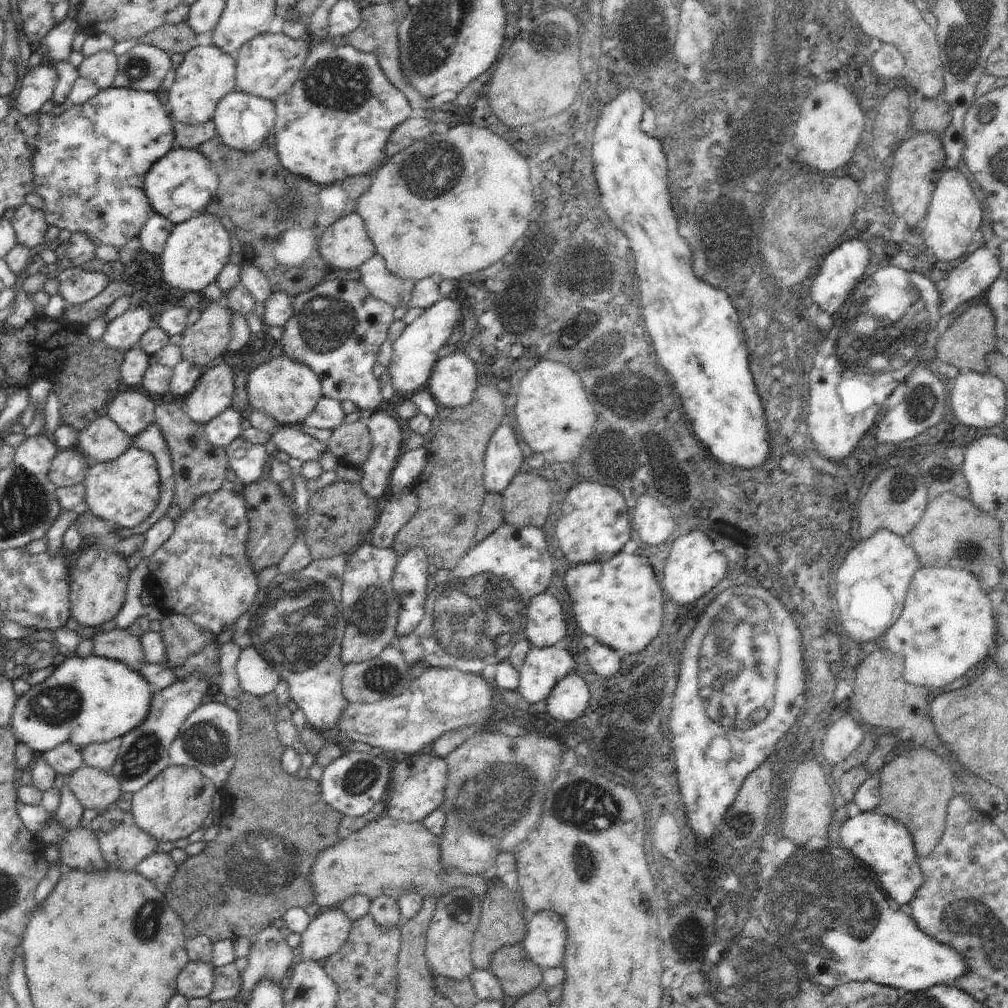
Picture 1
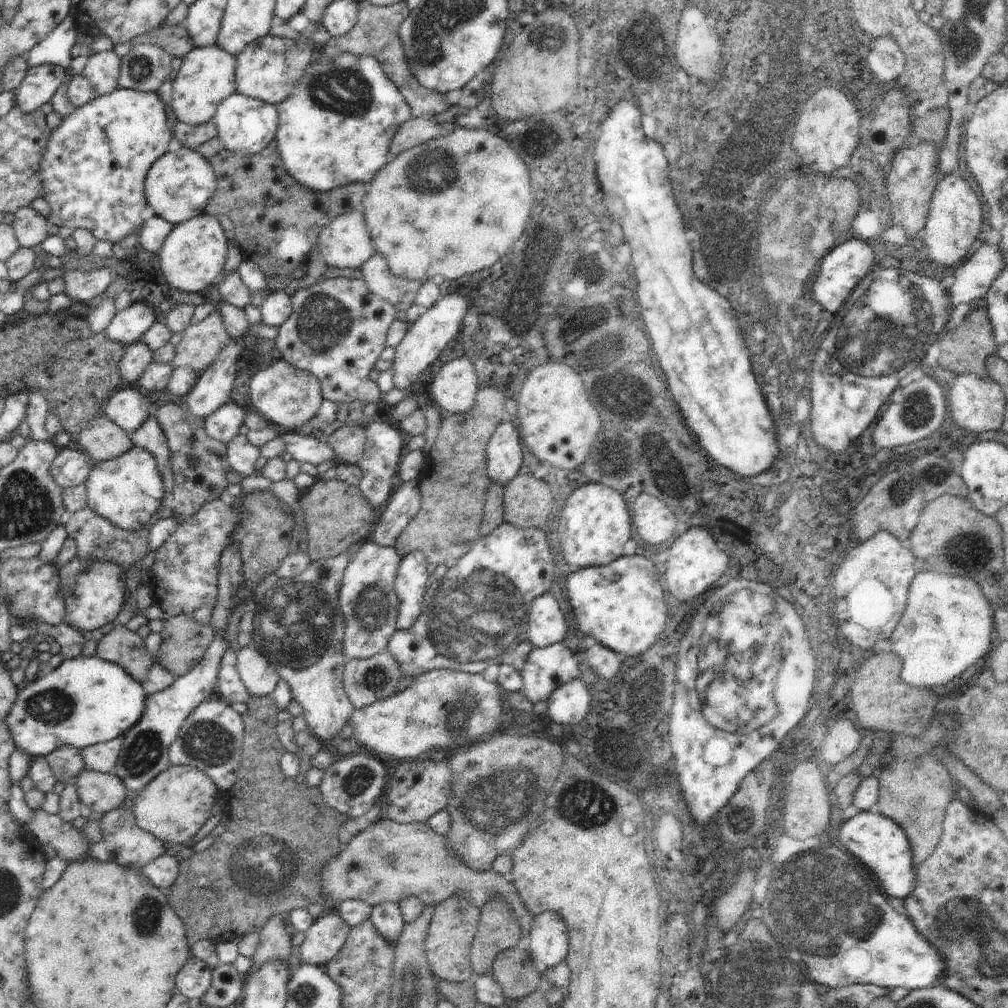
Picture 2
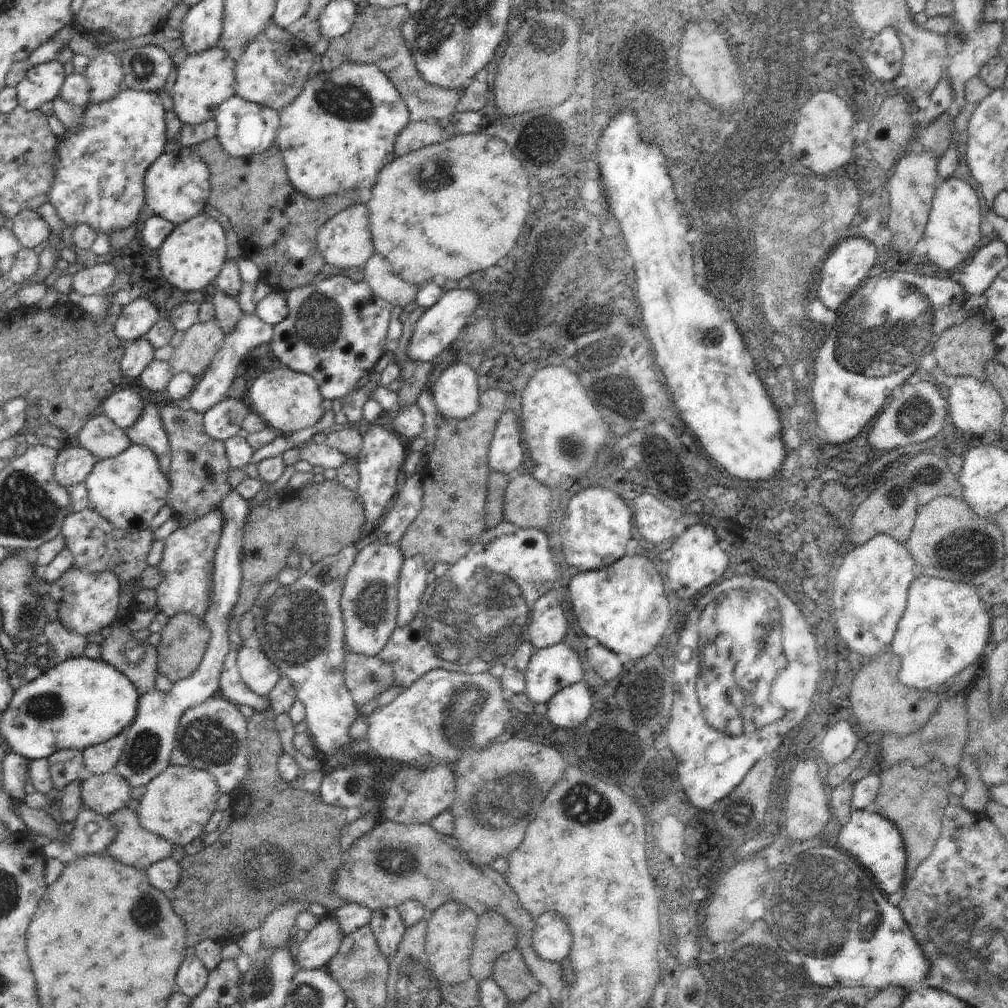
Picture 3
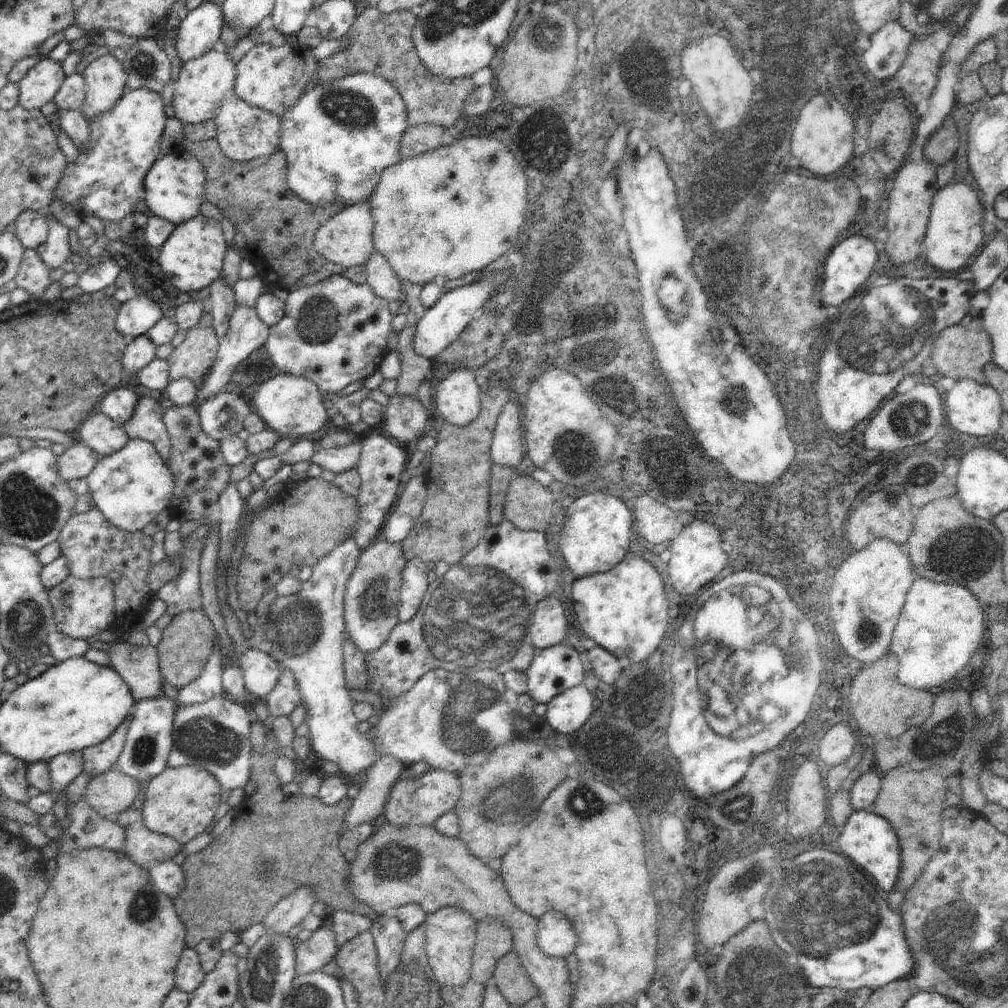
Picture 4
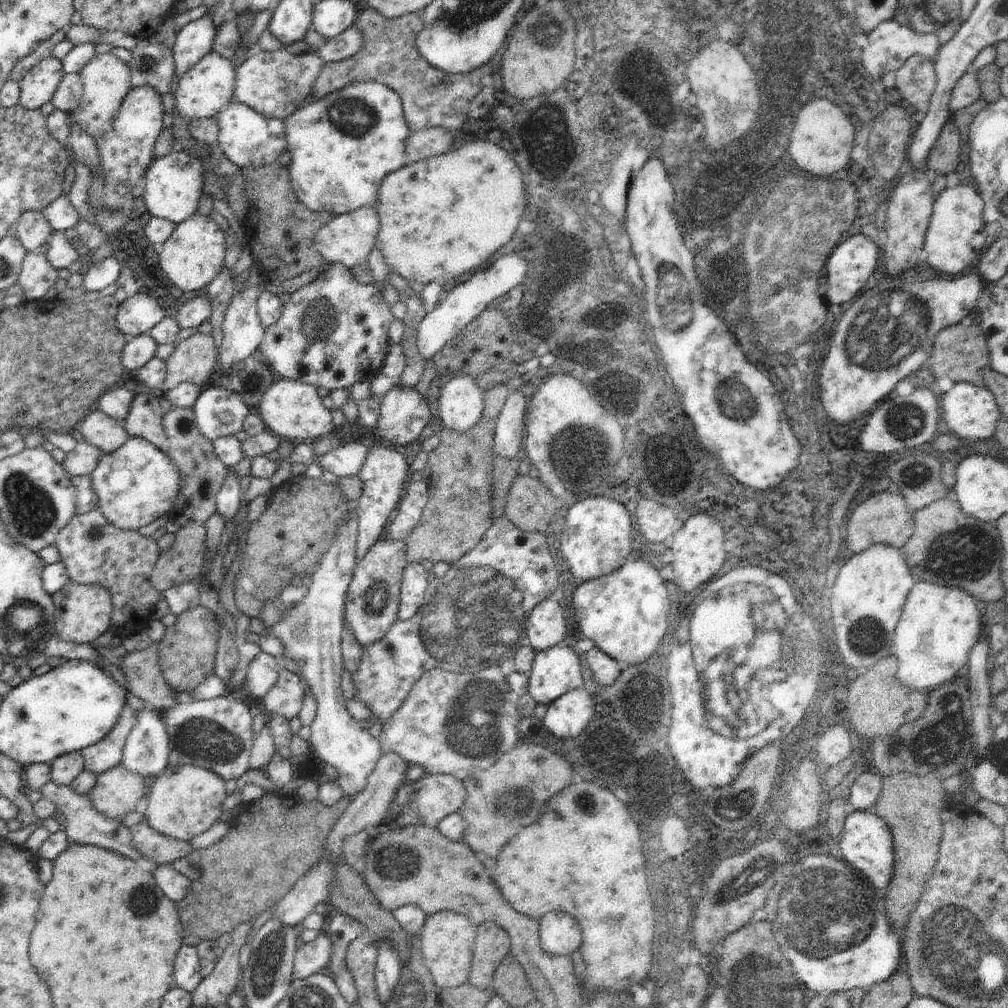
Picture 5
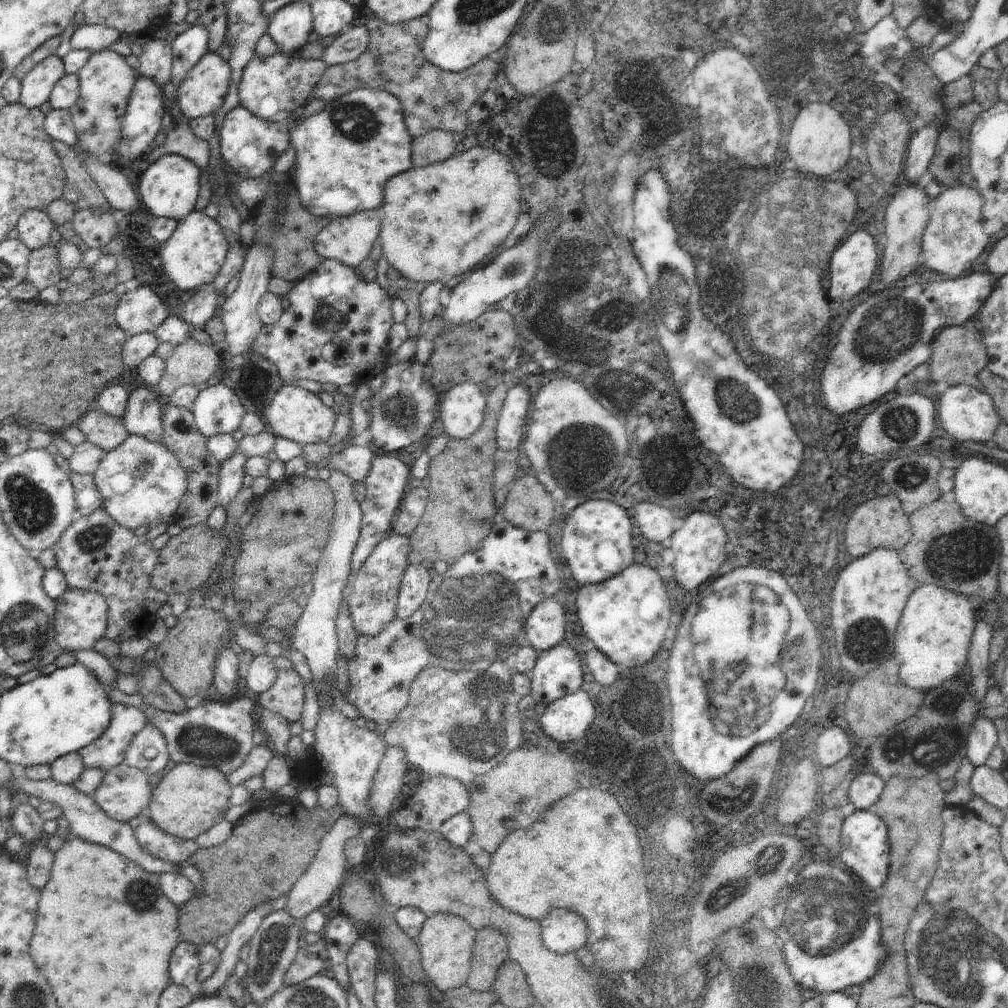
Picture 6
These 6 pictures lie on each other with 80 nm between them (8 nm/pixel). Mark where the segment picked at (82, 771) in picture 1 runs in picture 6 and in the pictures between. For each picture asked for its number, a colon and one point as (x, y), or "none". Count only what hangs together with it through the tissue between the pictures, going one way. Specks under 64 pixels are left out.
2: (100, 793)
3: (107, 793)
4: (112, 792)
5: (117, 792)
6: (124, 792)

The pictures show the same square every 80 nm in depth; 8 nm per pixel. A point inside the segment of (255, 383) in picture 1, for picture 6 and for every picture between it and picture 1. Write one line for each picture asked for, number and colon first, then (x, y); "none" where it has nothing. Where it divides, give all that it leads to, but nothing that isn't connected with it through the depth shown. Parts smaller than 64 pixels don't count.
2: (284, 395)
3: (285, 399)
4: (293, 406)
5: (293, 410)
6: (297, 414)

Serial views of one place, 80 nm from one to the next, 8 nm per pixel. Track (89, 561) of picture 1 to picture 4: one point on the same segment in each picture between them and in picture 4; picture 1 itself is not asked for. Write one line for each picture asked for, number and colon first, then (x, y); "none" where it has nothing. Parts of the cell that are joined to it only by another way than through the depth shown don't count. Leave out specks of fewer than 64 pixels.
2: (92, 591)
3: (87, 602)
4: (82, 608)

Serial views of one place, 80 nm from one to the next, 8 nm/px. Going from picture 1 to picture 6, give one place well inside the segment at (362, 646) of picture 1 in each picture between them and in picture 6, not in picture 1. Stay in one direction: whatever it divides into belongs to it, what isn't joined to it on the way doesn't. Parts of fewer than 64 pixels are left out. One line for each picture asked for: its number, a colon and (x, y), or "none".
2: (368, 600)
3: (369, 603)
4: (372, 596)
5: (372, 599)
6: (375, 589)

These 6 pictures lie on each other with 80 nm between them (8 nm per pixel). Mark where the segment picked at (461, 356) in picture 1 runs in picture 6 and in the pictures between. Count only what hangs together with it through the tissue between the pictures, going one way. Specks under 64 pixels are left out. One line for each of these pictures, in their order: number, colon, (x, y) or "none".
2: (454, 388)
3: (456, 392)
4: (458, 400)
5: (461, 402)
6: (462, 410)

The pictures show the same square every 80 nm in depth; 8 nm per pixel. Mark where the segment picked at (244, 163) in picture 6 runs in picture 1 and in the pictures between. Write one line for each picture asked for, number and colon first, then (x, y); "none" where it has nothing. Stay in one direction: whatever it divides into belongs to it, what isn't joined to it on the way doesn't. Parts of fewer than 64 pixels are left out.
1: (243, 121)
2: (246, 126)
3: (244, 129)
4: (244, 132)
5: (248, 139)

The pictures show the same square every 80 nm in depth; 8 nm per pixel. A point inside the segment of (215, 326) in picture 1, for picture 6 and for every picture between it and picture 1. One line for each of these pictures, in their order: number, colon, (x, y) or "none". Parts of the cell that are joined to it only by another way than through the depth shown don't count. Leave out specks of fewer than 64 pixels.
2: (201, 343)
3: (201, 342)
4: (194, 357)
5: (194, 360)
6: (192, 363)

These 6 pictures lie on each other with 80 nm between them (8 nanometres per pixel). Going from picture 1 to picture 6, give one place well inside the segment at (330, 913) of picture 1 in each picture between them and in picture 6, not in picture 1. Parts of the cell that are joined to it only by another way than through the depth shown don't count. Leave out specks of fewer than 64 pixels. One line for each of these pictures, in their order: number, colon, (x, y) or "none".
2: (323, 940)
3: (323, 941)
4: (313, 954)
5: (311, 957)
6: (310, 960)

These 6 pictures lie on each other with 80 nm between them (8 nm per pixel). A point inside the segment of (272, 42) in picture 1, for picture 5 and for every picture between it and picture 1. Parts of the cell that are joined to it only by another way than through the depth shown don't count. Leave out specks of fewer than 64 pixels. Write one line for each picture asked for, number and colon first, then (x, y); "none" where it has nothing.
2: (268, 69)
3: (271, 74)
4: (273, 79)
5: (273, 83)

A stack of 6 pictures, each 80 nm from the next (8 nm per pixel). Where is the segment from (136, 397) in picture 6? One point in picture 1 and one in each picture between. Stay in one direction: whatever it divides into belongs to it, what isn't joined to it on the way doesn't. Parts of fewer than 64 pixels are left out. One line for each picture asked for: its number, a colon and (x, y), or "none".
1: (151, 439)
2: (149, 435)
3: (148, 430)
4: (147, 423)
5: (144, 419)

